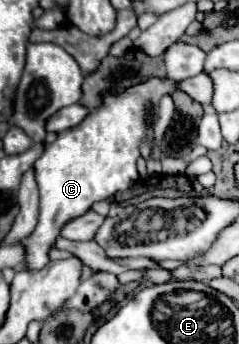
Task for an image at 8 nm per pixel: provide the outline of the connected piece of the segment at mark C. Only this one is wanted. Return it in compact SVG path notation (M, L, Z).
M151 78L145 84L137 84L119 96L107 94L103 106L99 106L95 112L91 112L79 126L61 132L53 144L45 146L45 152L35 162L35 178L37 178L37 186L39 186L39 220L37 220L35 232L31 232L31 236L23 238L23 242L21 242L21 246L25 248L23 262L25 262L27 270L39 270L49 262L49 250L55 246L55 242L67 222L83 216L91 208L93 202L105 200L115 192L127 190L139 180L135 162L139 158L139 144L149 134L149 124L145 122L147 120L145 110L147 108L155 110L161 96L165 92L173 92L175 88L177 88L177 82Z

